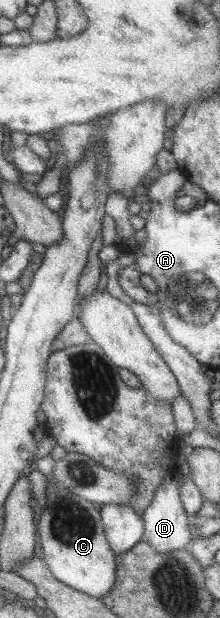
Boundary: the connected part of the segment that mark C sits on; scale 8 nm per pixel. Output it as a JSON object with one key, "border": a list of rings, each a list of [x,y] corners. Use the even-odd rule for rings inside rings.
{"border":[[[49,455],[36,459],[34,465],[46,477],[45,504],[36,527],[42,549],[40,559],[58,581],[100,600],[114,583],[116,561],[103,533],[99,508],[50,479],[55,461]]]}

